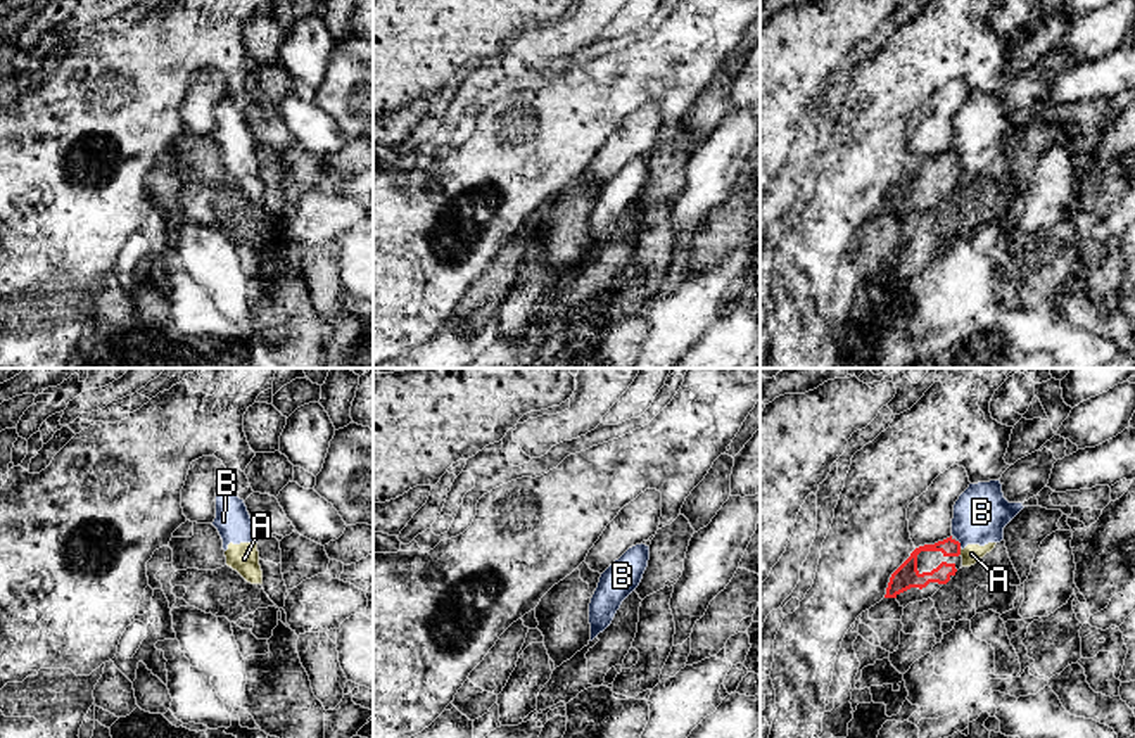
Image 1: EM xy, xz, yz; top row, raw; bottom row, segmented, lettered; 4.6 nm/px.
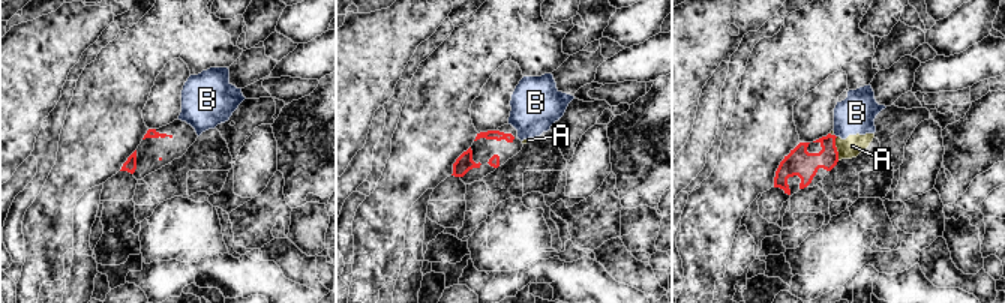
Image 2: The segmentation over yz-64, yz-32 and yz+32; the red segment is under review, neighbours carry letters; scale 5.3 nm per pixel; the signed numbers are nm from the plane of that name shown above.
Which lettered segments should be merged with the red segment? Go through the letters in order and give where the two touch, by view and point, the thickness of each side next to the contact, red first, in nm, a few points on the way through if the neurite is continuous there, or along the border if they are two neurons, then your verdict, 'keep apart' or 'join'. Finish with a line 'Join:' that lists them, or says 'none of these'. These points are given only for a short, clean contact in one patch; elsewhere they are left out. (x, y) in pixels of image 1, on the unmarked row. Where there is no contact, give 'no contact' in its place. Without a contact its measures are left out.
A: contact yz (959, 165); calibres 90 and 90 nm; border yz (959, 161), (961, 166); keep apart
B: contact yz (959, 156); calibres 90 and 260 nm; border yz (957, 152), (961, 159); keep apart
Join: none of these

